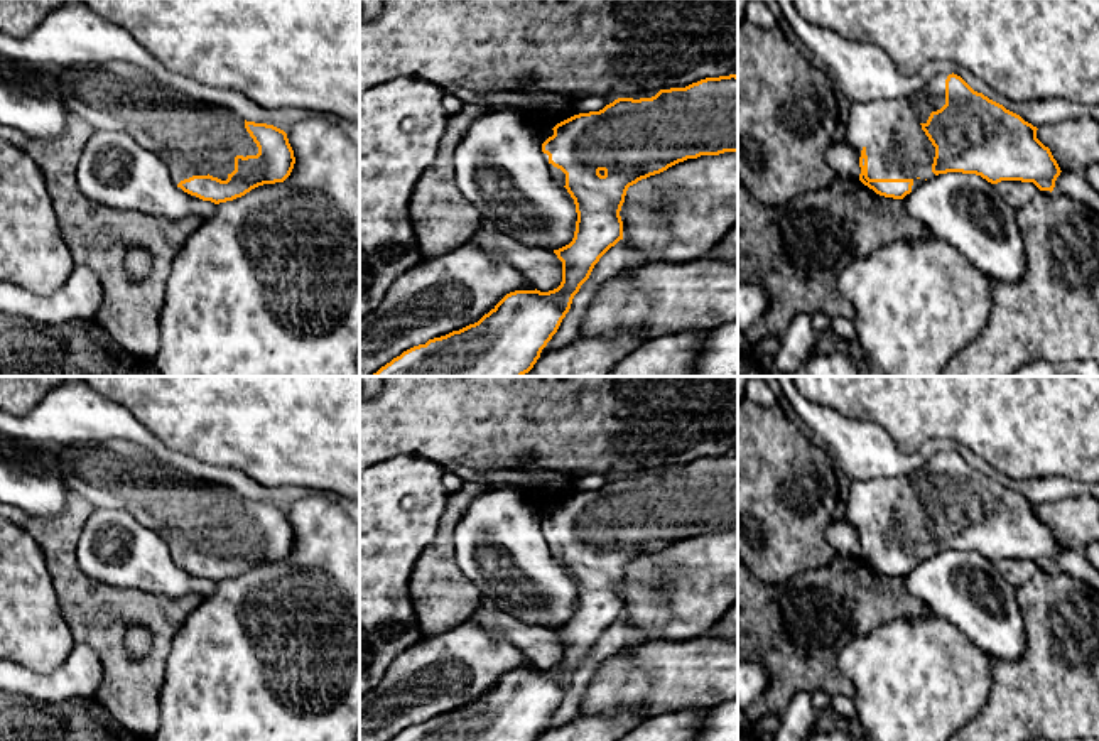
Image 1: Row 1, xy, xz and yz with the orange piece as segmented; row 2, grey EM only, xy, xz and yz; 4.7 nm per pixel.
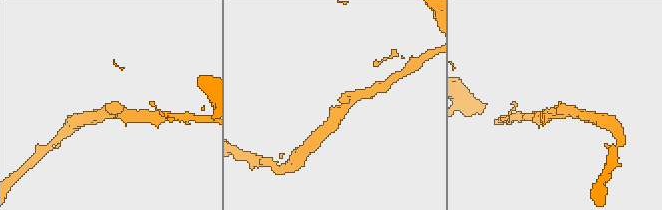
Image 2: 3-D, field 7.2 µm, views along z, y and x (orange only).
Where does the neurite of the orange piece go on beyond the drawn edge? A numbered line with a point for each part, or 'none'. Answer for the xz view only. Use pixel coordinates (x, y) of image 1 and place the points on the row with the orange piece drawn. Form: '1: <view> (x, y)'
1: xz (557, 174)

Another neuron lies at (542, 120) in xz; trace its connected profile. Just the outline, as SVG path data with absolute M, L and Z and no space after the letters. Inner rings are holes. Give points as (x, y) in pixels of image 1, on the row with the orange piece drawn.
M517 108L517 110L523 115L523 118L530 125L533 125L537 128L540 137L544 137L557 123L571 118L571 115L567 111L552 113L552 111L530 111L530 110L523 110L523 108Z

